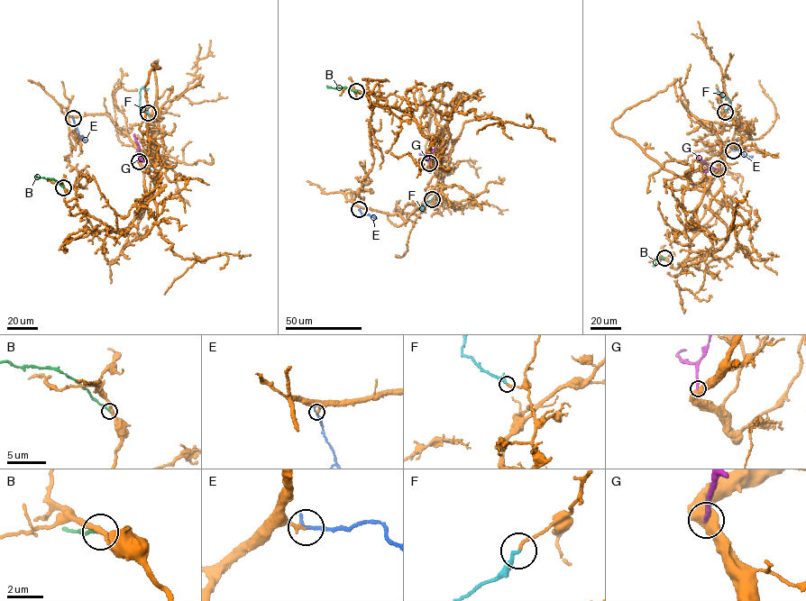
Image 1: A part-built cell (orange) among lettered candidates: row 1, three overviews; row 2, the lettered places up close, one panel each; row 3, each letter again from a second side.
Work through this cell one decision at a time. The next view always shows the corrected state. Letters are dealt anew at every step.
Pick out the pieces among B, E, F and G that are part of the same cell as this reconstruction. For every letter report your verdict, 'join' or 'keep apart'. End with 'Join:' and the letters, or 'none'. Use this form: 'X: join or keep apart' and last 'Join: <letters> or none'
B: keep apart
E: join
F: join
G: keep apart
Join: E, F

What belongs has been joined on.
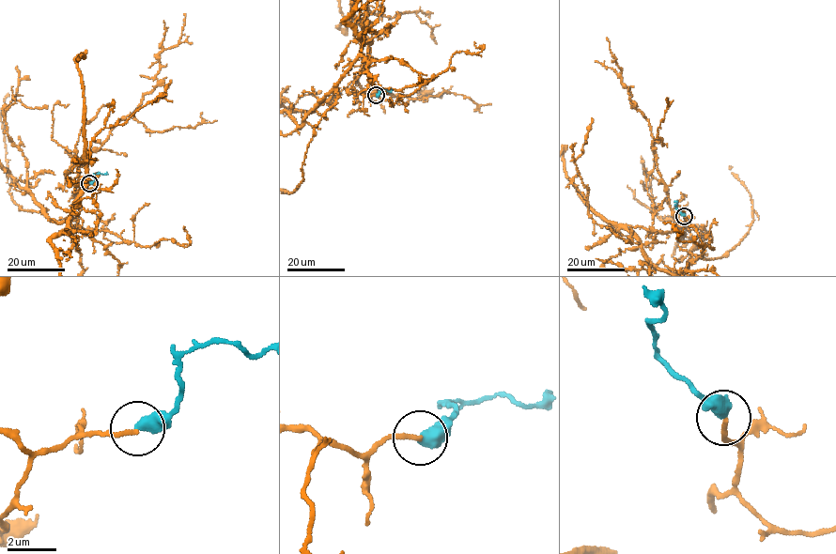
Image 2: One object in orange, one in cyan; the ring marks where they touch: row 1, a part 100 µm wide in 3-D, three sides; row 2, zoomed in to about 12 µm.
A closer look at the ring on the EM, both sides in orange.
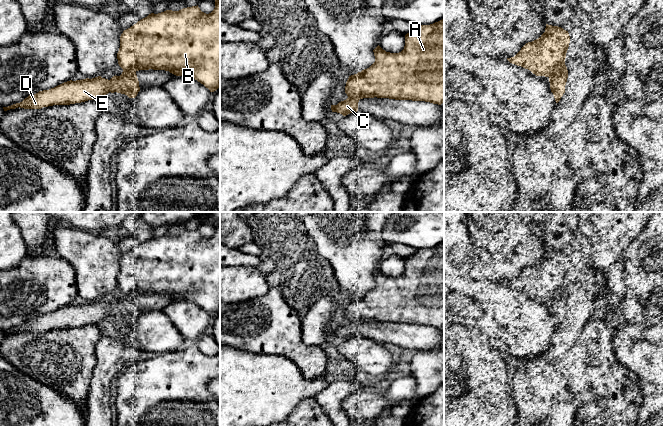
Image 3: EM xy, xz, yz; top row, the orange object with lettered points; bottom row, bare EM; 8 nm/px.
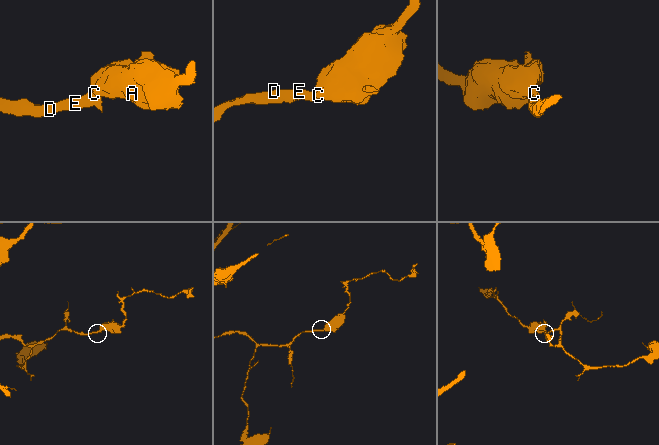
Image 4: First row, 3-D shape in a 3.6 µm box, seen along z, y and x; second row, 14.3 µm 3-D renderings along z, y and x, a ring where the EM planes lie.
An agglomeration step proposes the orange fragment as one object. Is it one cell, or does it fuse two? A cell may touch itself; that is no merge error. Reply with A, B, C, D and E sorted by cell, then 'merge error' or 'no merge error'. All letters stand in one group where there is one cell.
groups A B / C D E; merge error

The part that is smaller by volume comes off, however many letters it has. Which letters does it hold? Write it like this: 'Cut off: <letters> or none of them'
Cut off: A, B

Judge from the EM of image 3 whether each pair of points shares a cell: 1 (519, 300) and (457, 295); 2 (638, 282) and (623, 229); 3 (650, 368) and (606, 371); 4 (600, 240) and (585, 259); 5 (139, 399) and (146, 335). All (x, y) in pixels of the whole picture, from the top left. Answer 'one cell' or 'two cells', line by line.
1: one cell
2: two cells
3: two cells
4: two cells
5: two cells

